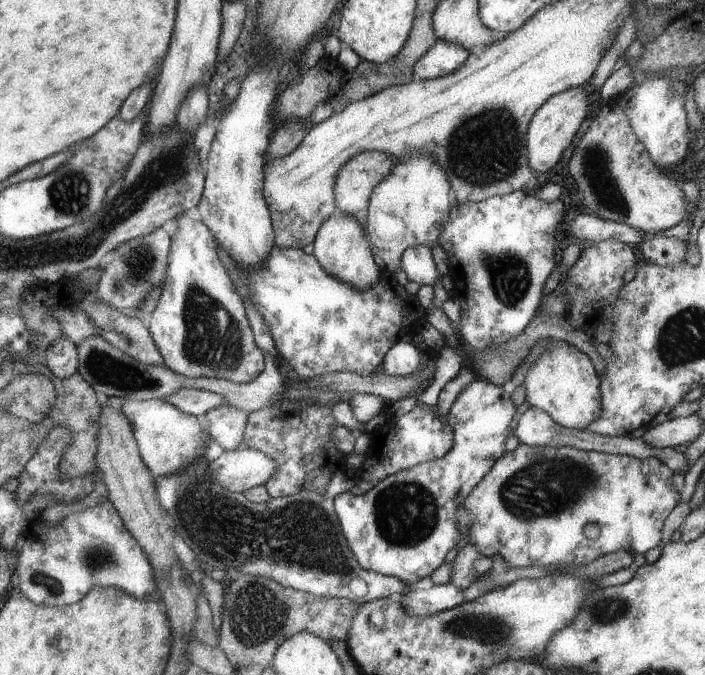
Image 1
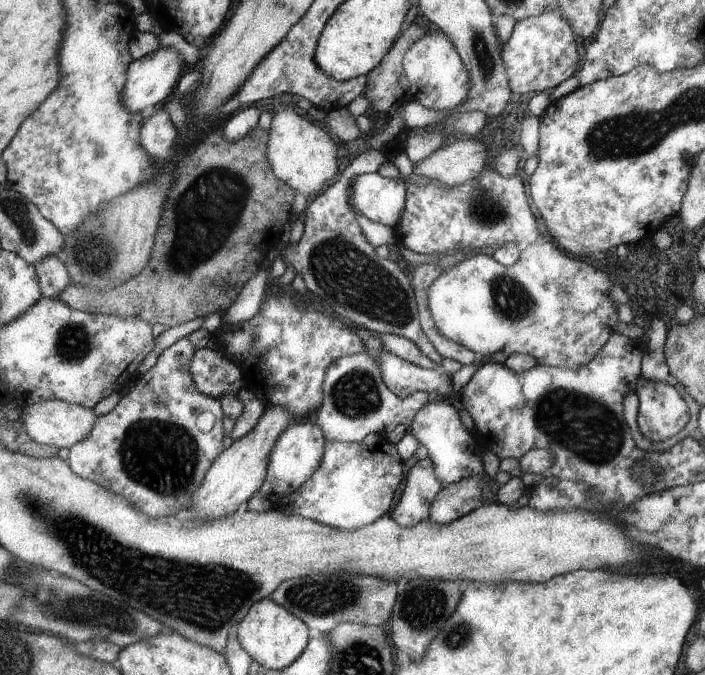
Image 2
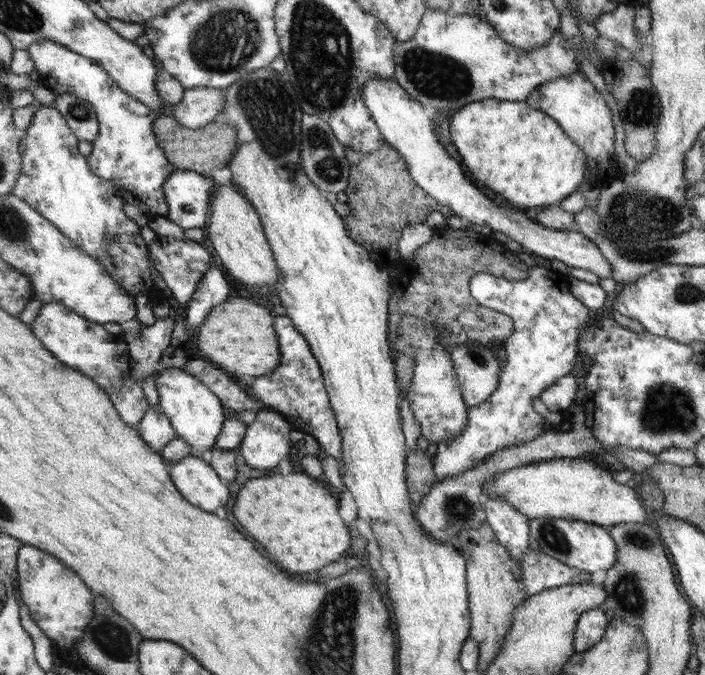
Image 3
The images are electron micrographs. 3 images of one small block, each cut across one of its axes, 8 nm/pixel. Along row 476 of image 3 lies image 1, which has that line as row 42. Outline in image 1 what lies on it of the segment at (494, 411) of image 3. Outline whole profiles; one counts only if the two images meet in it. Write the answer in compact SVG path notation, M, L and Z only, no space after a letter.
M437 39L436 44L413 66L413 78L418 80L435 79L460 70L468 62L471 52L462 44L454 44Z

